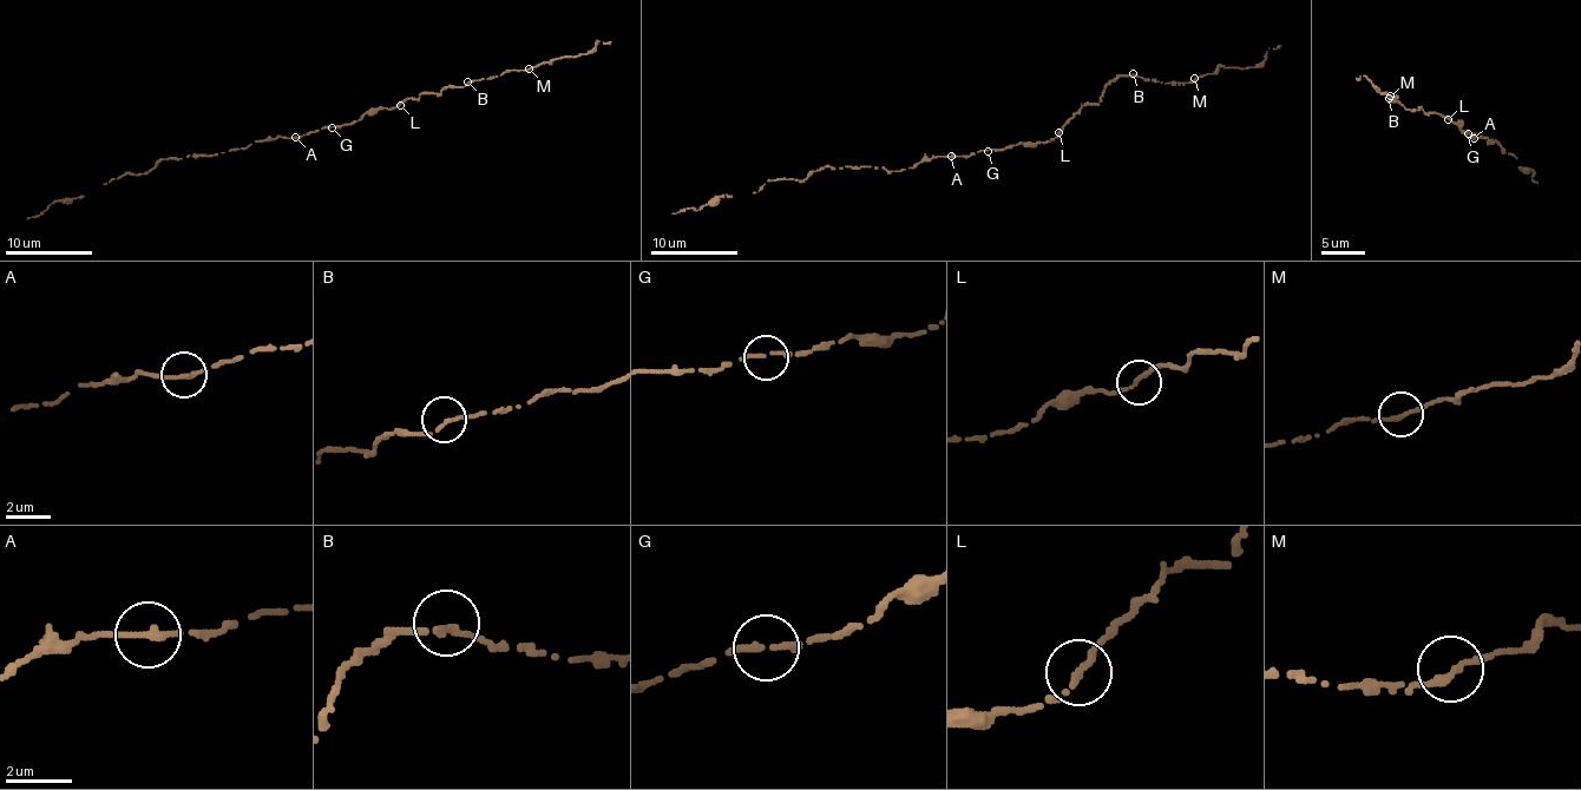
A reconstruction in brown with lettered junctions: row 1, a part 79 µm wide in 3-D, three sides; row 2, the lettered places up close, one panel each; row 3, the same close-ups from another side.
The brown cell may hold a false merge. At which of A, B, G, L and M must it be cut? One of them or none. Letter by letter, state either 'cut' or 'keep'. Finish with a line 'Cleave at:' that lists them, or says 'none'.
A: keep
B: keep
G: keep
L: keep
M: keep
Cleave at: none

